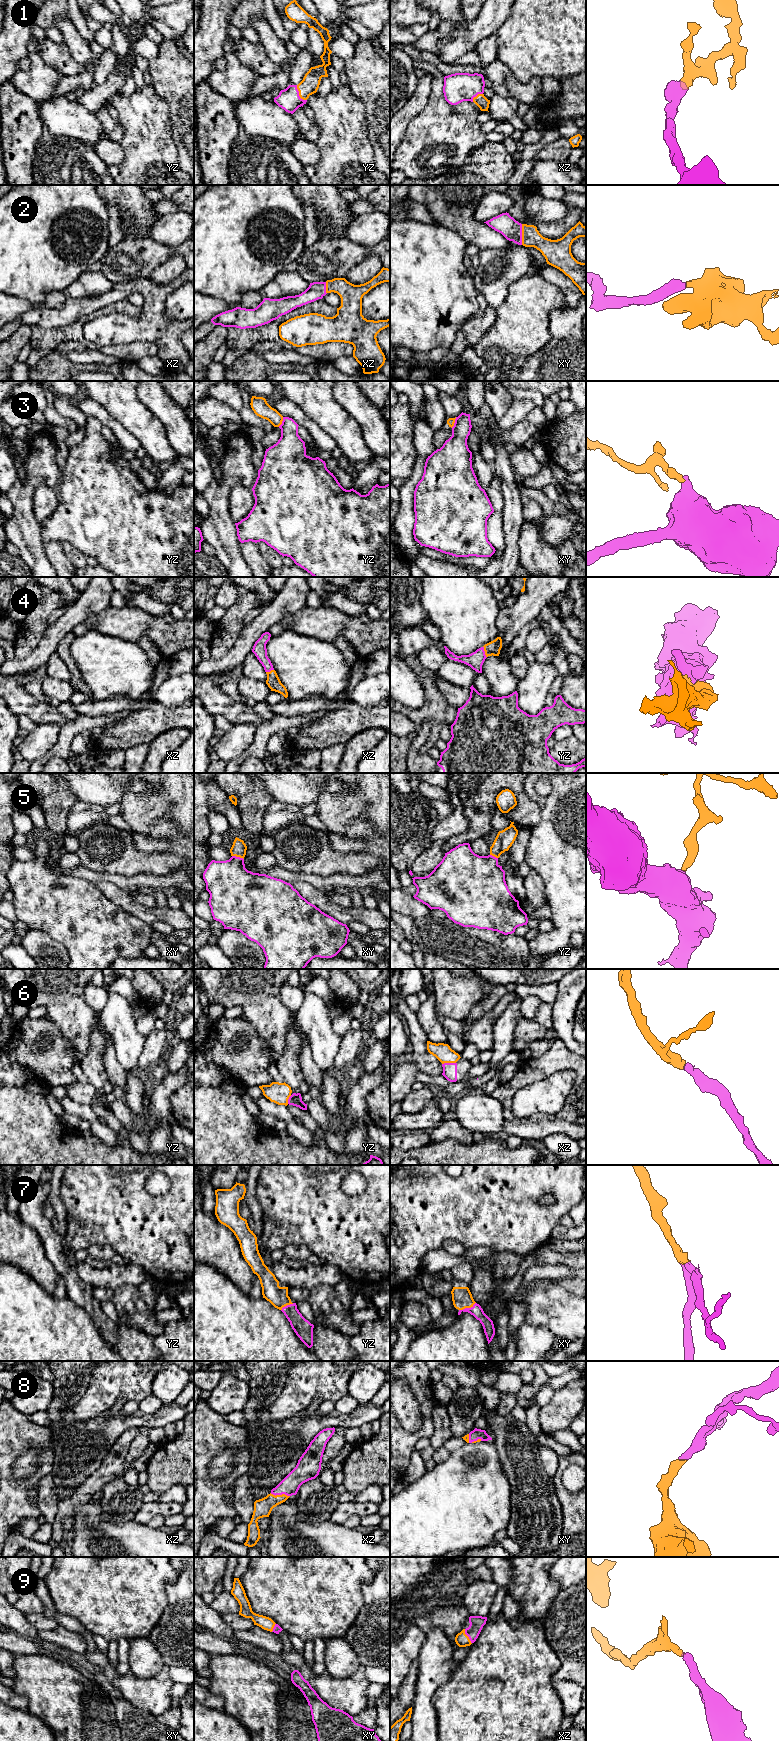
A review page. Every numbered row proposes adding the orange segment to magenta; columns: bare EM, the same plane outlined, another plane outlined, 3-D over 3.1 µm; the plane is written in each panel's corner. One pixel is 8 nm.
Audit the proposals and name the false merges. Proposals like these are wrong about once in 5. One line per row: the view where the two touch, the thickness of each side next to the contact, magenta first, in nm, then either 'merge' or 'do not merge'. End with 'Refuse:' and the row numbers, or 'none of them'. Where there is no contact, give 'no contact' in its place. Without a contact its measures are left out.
1: contact in yz; calibres 180 and 150 nm; merge
2: contact in xy; calibres 160 and 150 nm; merge
3: contact in xy; calibres 240 and 60 nm; do not merge
4: contact in yz; calibres 140 and 110 nm; merge
5: contact in xy; calibres 380 and 120 nm; merge
6: contact in xz; calibres 110 and 140 nm; merge
7: contact in xy; calibres 90 and 160 nm; merge
8: contact in xz; calibres 150 and 140 nm; merge
9: contact in xz; calibres 110 and 110 nm; merge
Refuse: 3

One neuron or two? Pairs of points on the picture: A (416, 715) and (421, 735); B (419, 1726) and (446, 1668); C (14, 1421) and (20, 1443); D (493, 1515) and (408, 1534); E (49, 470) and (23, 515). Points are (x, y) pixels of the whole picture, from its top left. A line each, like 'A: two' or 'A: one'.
A: two
B: one
C: one
D: one
E: one

